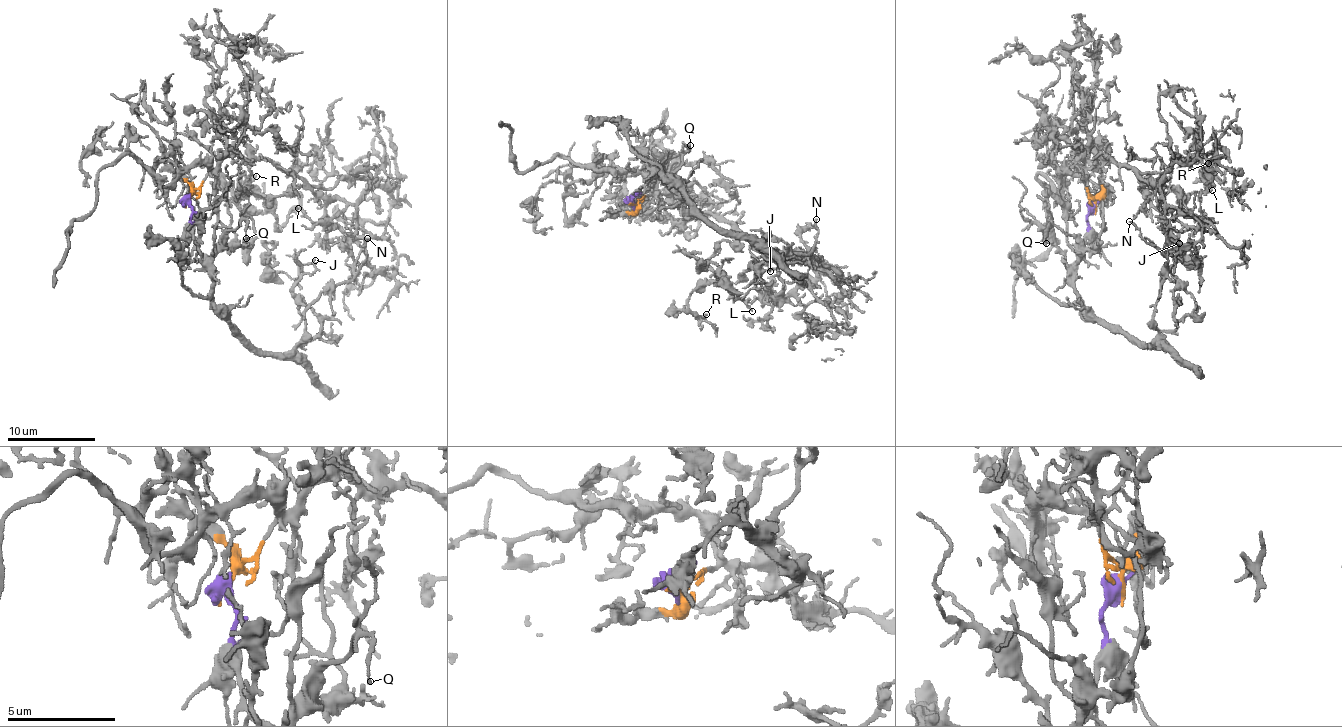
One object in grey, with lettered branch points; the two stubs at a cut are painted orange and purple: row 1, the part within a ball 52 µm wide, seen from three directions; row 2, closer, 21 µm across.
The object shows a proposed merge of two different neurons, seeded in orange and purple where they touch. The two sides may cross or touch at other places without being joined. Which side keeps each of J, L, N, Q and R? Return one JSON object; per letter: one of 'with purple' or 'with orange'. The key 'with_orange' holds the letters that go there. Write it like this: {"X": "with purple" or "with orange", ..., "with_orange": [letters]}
{"J": "with purple", "L": "with purple", "N": "with purple", "Q": "with purple", "R": "with purple", "with_orange": []}

